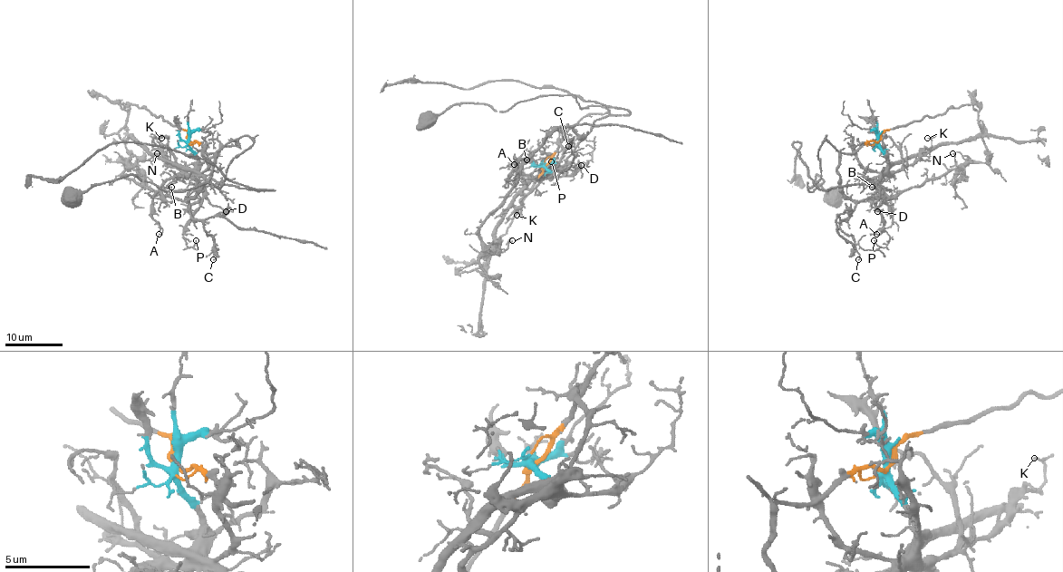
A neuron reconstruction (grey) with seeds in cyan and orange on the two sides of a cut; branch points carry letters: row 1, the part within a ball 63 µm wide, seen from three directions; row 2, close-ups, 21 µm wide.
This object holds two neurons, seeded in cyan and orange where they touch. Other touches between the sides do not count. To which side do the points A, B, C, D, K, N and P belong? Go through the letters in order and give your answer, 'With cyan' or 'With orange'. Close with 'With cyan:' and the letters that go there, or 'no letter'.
A: With cyan
B: With cyan
C: With orange
D: With cyan
K: With cyan
N: With orange
P: With cyan
With cyan: A, B, D, K, P

